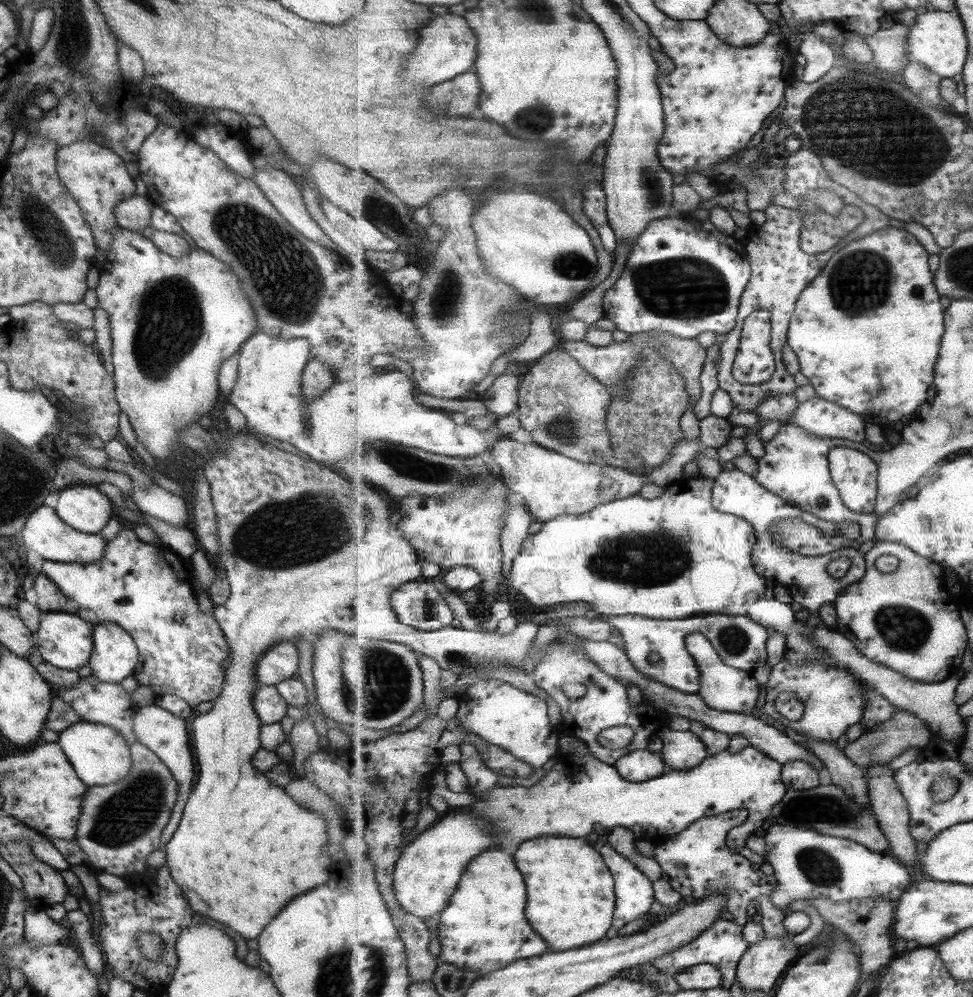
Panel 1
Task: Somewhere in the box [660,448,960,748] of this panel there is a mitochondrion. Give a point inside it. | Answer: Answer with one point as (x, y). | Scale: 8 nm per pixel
(905, 628)

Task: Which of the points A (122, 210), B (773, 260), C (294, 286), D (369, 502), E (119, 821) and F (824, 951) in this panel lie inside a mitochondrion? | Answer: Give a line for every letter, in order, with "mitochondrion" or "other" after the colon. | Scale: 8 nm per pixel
A: other
B: other
C: mitochondrion
D: other
E: mitochondrion
F: mitochondrion

